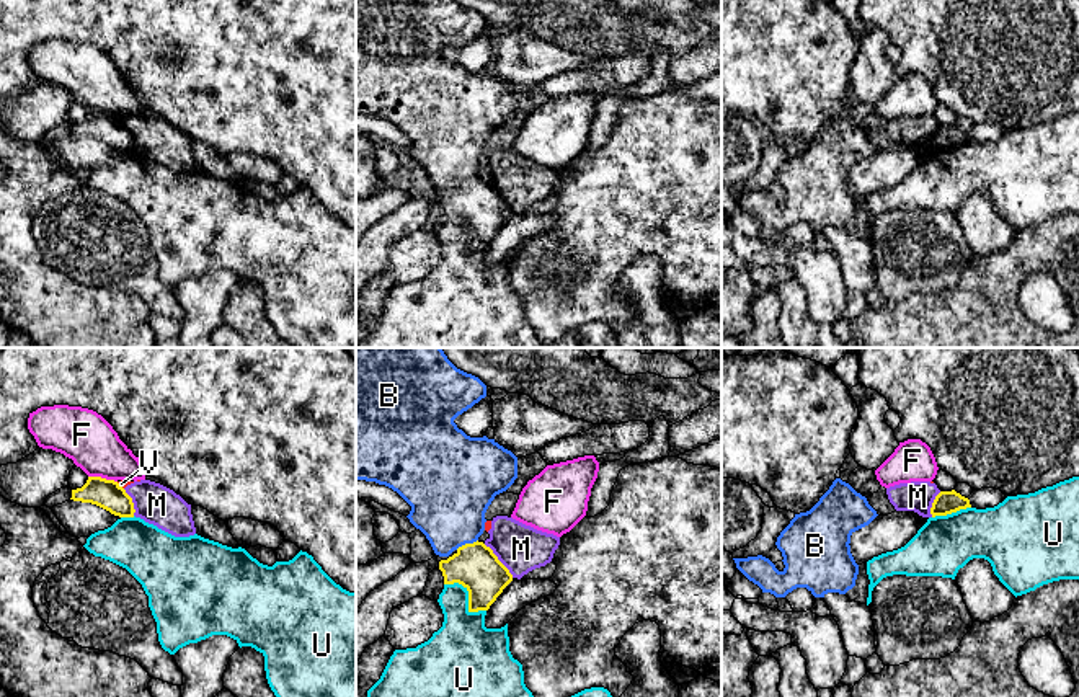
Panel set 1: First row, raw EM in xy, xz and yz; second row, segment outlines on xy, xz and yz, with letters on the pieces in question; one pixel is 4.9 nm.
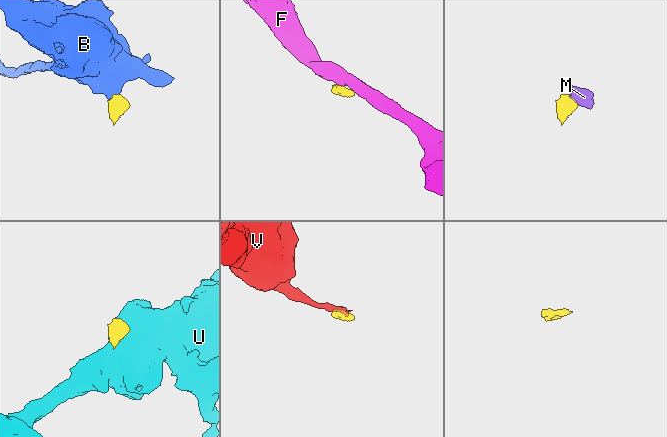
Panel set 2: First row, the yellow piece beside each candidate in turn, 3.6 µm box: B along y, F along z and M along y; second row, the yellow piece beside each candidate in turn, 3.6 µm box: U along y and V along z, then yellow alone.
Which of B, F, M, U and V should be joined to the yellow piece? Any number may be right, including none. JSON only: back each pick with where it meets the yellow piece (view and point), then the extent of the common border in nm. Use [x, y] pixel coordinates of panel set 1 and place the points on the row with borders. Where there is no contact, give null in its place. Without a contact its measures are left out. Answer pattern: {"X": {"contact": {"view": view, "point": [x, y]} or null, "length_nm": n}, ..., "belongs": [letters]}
{"B": {"contact": {"view": "xz", "point": [466, 544]}, "length_nm": 120}, "belongs": ["B"]}

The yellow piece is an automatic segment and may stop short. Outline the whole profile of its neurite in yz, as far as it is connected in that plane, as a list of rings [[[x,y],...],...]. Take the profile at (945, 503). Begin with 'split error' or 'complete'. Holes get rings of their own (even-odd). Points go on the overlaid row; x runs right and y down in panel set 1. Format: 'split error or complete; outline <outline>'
complete; outline [[[955,490],[940,491],[932,503],[930,514],[932,517],[947,516],[966,508],[971,508],[968,498],[961,496]]]

